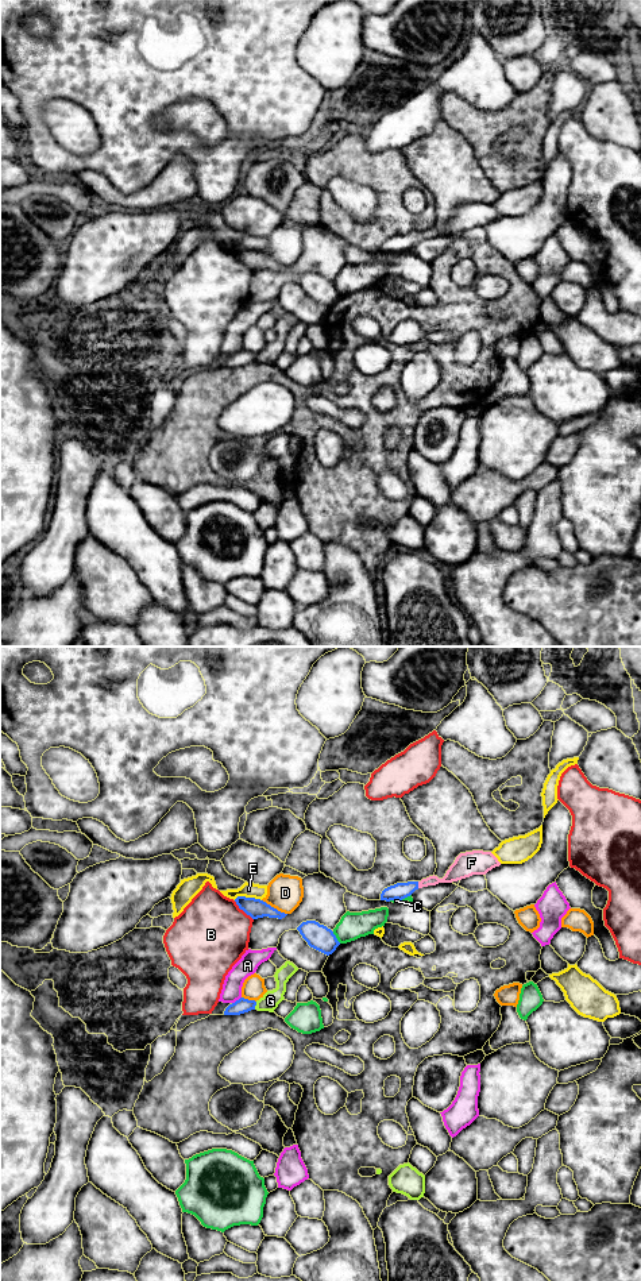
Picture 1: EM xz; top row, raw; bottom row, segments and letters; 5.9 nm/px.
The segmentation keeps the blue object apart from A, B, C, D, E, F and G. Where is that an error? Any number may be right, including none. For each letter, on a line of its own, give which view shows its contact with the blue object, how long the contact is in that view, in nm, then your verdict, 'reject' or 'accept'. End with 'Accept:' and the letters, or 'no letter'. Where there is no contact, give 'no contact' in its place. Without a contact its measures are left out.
A: contact in xz; length 70 nm; reject
B: contact in xz; length 170 nm; reject
C: contact in xz; length 90 nm; reject
D: contact in xz; length 180 nm; reject
E: contact in xz; length 170 nm; reject
F: contact in xz; length 40 nm; accept
G: contact in xz; length 50 nm; reject
Accept: F

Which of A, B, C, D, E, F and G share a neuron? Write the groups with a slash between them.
A / B / C / D / E / F / G

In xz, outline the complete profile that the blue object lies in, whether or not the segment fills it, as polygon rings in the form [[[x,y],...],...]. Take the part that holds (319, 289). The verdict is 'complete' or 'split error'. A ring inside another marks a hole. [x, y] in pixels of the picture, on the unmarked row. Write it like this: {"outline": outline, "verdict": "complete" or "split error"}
{"outline": [[[316,273],[302,274],[297,282],[310,300],[327,308],[332,306],[340,297],[333,283]]], "verdict": "complete"}

